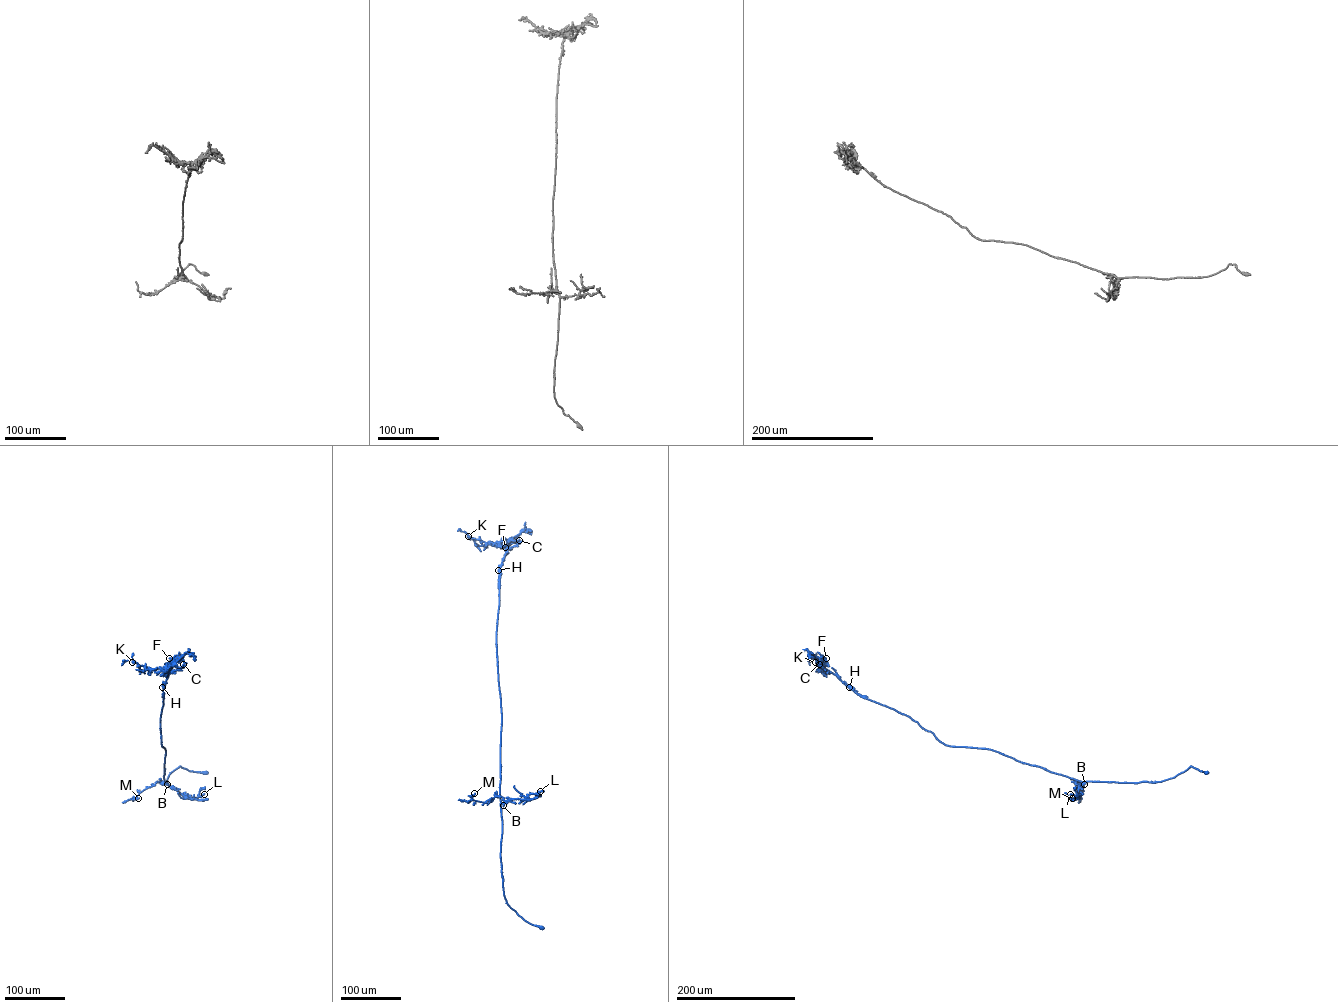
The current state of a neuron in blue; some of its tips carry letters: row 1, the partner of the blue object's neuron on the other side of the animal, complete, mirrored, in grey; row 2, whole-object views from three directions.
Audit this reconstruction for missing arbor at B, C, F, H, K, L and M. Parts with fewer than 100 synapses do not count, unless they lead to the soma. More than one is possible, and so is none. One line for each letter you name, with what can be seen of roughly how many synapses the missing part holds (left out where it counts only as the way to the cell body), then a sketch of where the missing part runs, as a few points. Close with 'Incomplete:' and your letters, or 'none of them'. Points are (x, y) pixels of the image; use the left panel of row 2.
Incomplete: none of them

